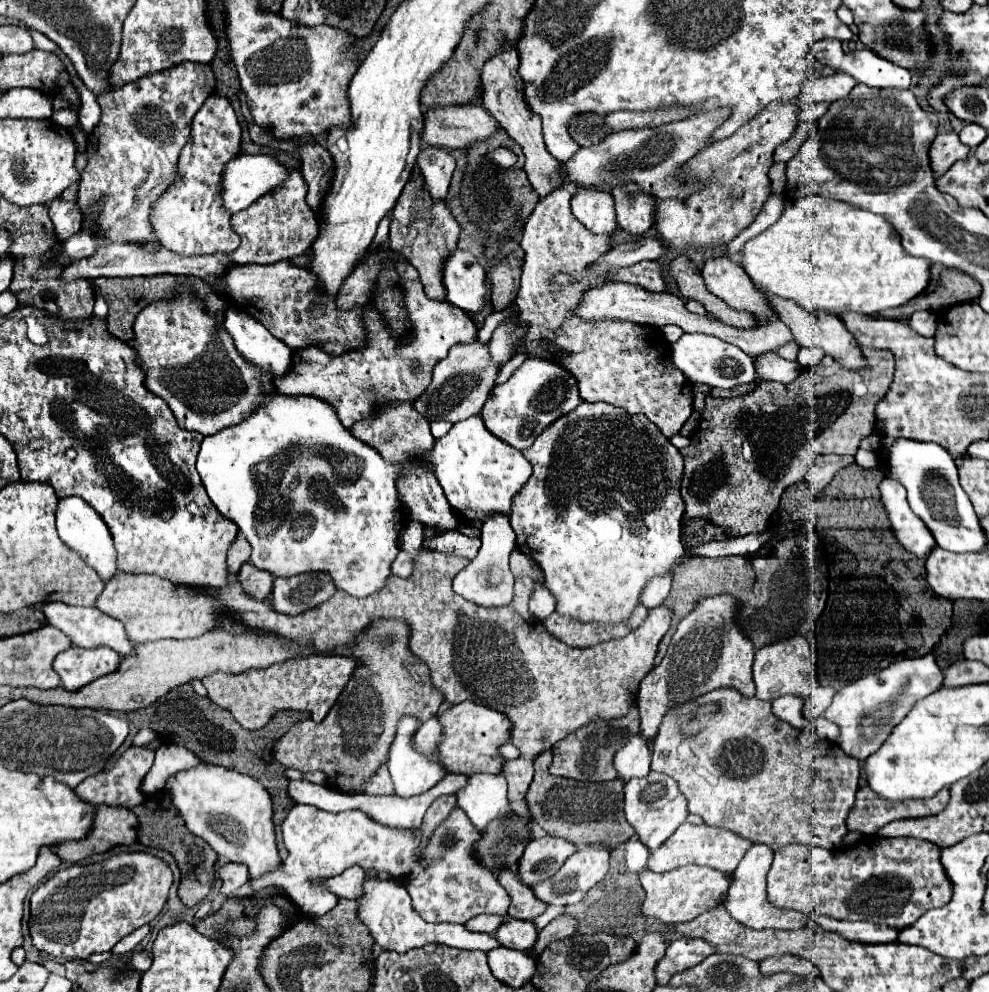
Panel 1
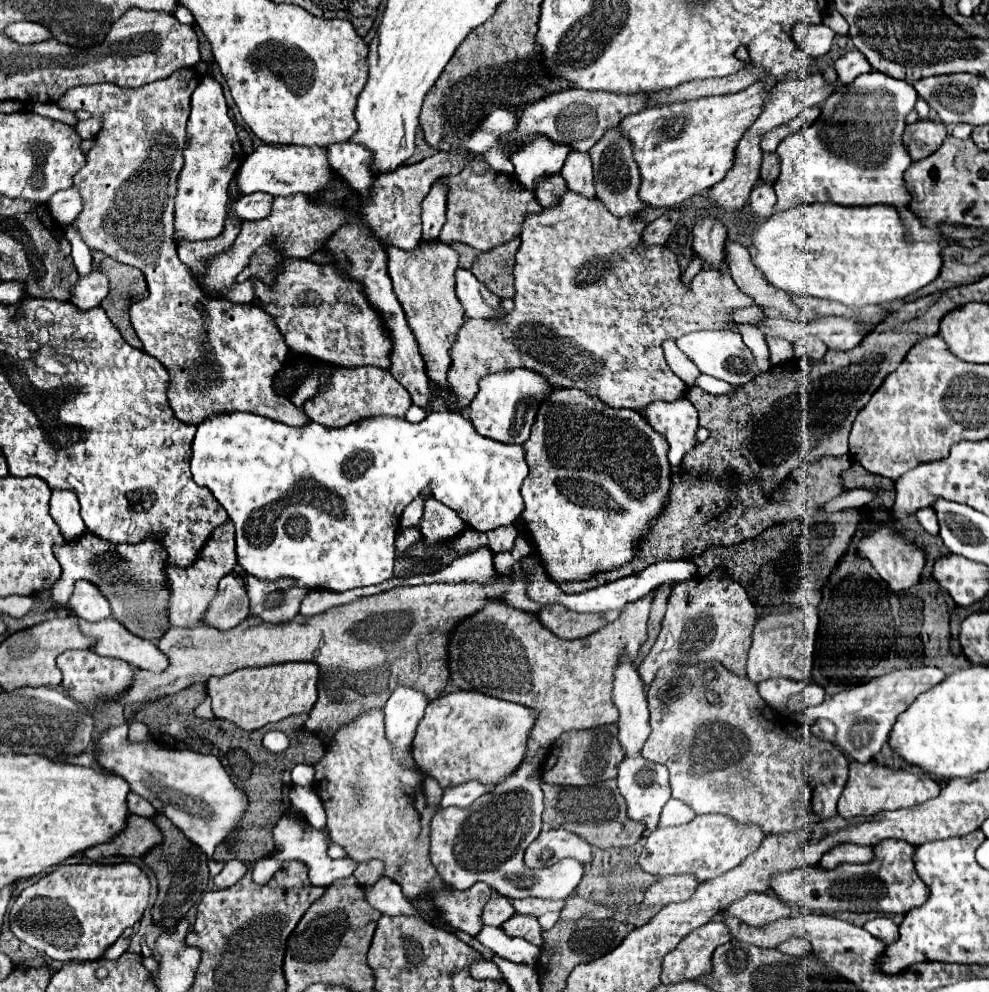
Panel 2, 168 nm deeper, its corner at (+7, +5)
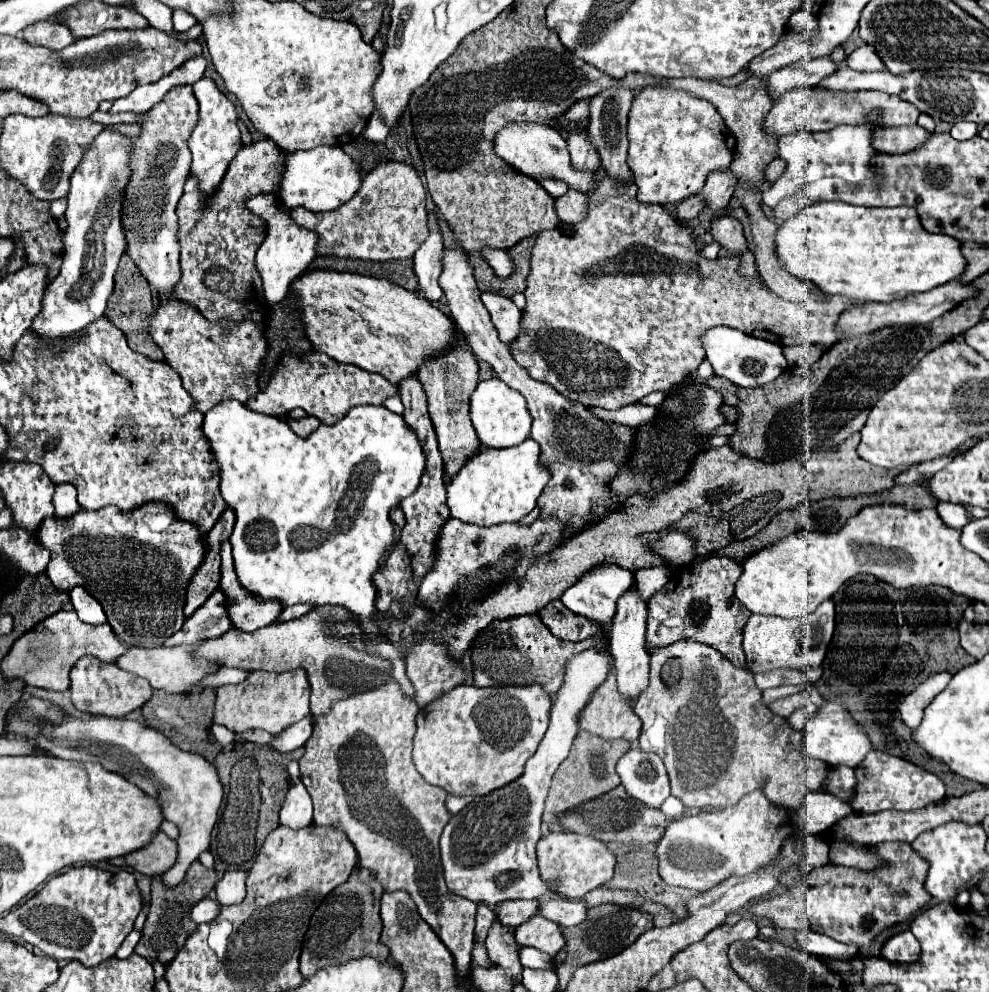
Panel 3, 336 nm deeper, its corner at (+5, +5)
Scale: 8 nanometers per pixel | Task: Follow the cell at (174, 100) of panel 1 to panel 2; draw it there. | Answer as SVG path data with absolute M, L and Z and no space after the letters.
M181 68L181 72L141 88L121 88L117 84L77 86L55 102L61 110L87 110L91 116L103 118L103 126L93 138L95 144L87 152L85 166L73 176L73 186L83 198L83 210L71 226L91 250L101 250L117 262L135 266L145 274L149 296L129 308L131 324L143 350L157 358L169 372L167 396L177 420L197 426L201 420L221 412L253 412L283 424L301 426L309 422L309 416L293 406L289 398L279 396L273 390L273 378L283 368L289 354L275 320L255 304L231 304L223 298L205 296L195 276L177 256L177 244L173 240L173 198L177 176L183 168L185 126L191 110L189 102L199 82L201 74L195 68Z

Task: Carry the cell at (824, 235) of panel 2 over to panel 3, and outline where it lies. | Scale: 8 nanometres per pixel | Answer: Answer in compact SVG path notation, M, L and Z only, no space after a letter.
M819 202L799 210L793 218L783 222L775 242L777 256L787 272L813 282L825 294L843 294L865 302L891 302L911 292L927 292L959 278L967 266L967 260L961 254L961 242L951 236L927 232L921 226L915 208L909 206L865 208L847 202Z

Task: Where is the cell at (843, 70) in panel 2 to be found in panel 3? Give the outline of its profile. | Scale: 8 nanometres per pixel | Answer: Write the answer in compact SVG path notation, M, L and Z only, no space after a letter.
M865 44L861 48L857 48L849 58L847 58L847 66L853 70L879 70L883 68L883 60L879 60L875 48L871 48L871 44Z

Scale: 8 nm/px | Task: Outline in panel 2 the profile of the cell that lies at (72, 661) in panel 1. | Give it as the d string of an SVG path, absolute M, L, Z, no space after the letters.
M69 650L63 652L61 656L57 656L57 666L63 674L63 686L69 692L71 698L75 698L77 702L85 704L87 708L93 708L97 702L109 700L117 694L121 694L125 688L129 688L131 680L133 680L133 668L121 660L113 660L113 658L105 658L105 656L97 656L91 650Z

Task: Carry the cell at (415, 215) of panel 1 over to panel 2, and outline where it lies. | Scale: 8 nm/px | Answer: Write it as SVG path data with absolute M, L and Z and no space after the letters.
M429 240L429 244L419 242L413 252L405 252L401 248L395 248L393 244L387 244L387 264L389 276L393 280L393 292L397 294L405 310L409 328L419 342L427 374L433 384L441 388L443 396L447 400L453 400L445 380L447 368L451 364L449 348L453 346L457 330L463 324L463 308L455 296L455 270L459 266L459 254L451 248L451 244L445 244L441 240Z

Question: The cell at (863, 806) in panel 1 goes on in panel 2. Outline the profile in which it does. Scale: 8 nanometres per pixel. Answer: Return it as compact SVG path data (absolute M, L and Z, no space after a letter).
M851 760L849 766L849 780L847 786L839 798L837 814L843 818L853 816L873 816L883 810L899 810L899 808L911 808L917 806L929 798L935 798L939 794L941 786L931 776L921 772L907 772L907 770L889 770L885 766L879 766L875 762L855 762Z

